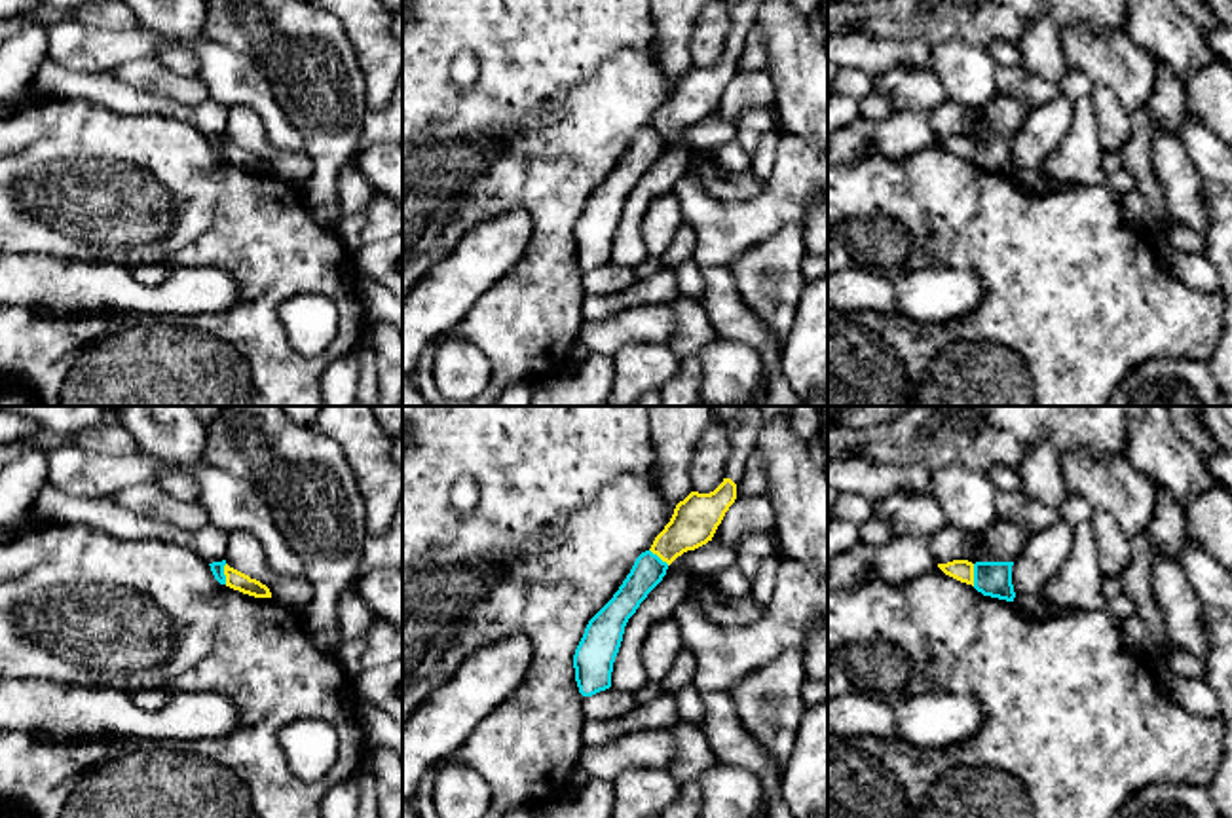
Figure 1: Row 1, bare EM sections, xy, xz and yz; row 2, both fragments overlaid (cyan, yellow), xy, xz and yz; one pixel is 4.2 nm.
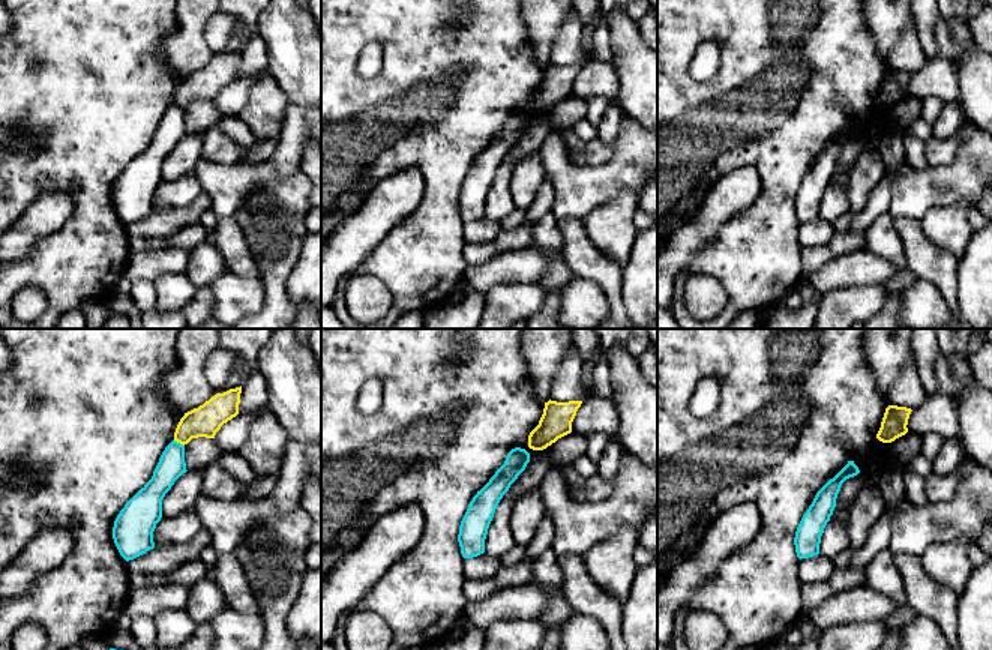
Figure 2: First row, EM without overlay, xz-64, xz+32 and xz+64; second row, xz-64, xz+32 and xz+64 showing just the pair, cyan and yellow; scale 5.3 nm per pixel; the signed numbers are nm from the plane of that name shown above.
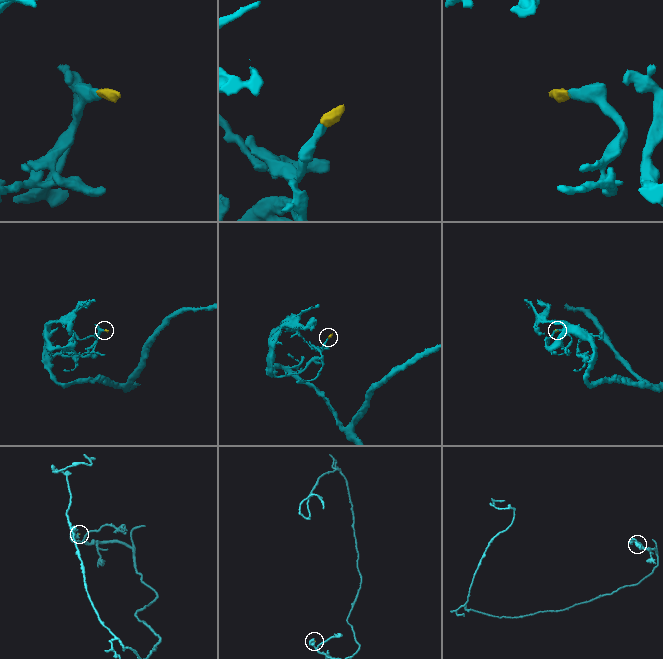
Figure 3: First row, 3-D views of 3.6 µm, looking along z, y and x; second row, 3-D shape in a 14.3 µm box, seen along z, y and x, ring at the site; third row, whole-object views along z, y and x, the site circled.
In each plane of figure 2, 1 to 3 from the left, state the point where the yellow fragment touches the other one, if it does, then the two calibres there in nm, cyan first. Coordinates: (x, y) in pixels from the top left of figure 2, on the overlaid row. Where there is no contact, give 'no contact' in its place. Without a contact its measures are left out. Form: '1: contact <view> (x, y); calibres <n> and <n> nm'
1: contact xz-64 (179, 443); calibres 150 and 170 nm
2: no contact
3: no contact

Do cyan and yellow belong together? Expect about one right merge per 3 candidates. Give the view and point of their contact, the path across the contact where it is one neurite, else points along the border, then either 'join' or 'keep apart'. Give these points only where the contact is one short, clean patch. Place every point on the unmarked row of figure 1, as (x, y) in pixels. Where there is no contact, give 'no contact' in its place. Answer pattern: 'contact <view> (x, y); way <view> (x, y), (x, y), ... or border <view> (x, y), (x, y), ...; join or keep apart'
contact yz (974, 150); way yz (993, 154), (974, 150), (961, 145); join

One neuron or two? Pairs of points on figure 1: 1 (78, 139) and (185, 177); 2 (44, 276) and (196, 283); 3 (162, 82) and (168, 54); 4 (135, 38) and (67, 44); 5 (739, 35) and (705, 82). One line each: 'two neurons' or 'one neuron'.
1: one neuron
2: one neuron
3: two neurons
4: one neuron
5: one neuron

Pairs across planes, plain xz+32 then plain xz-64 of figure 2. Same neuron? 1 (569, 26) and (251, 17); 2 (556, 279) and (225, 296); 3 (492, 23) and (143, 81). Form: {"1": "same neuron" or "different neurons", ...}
{"1": "different neurons", "2": "different neurons", "3": "same neuron"}

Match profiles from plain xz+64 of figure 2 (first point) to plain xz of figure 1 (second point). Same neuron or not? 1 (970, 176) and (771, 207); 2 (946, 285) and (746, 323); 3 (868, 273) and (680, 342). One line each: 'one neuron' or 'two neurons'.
1: one neuron
2: one neuron
3: two neurons

